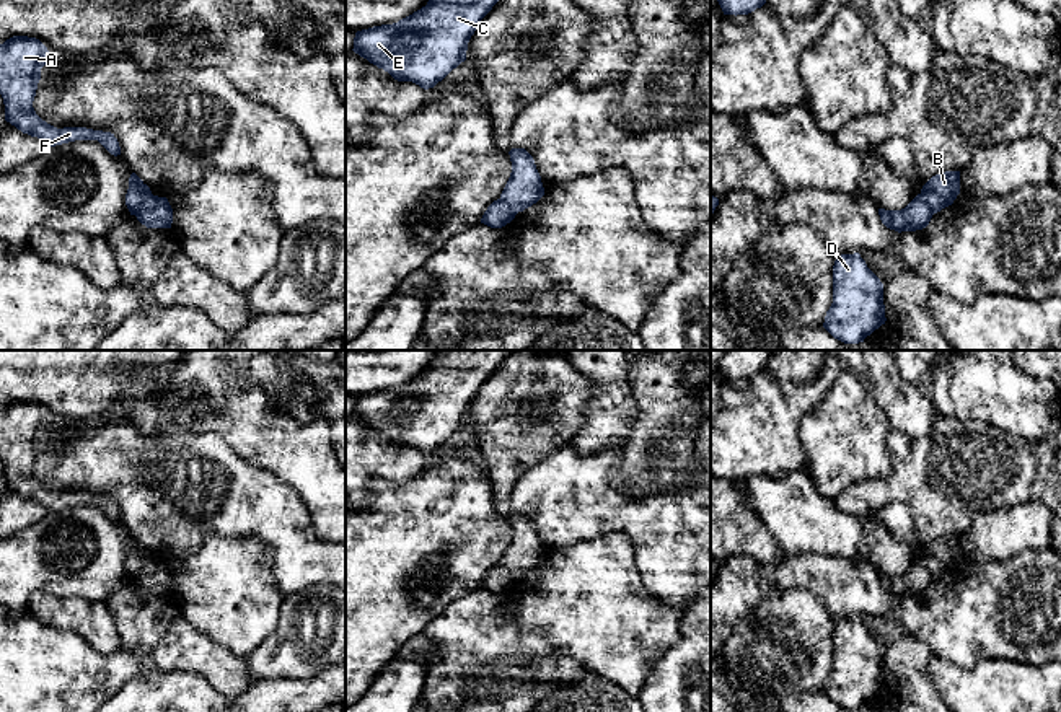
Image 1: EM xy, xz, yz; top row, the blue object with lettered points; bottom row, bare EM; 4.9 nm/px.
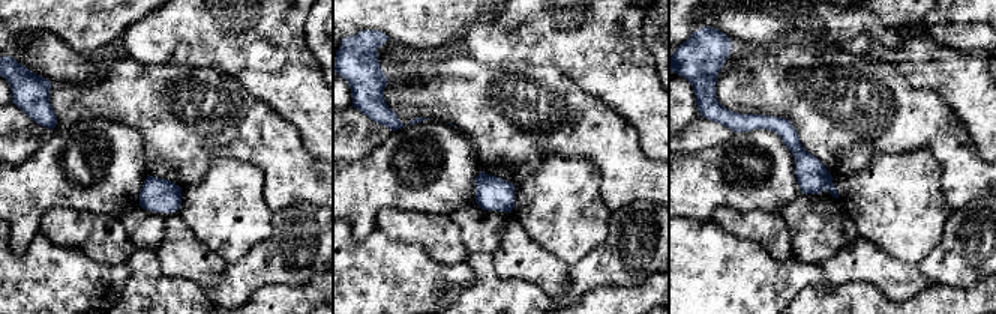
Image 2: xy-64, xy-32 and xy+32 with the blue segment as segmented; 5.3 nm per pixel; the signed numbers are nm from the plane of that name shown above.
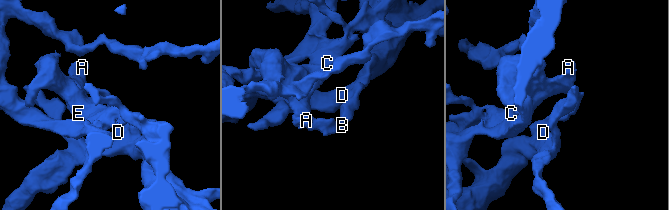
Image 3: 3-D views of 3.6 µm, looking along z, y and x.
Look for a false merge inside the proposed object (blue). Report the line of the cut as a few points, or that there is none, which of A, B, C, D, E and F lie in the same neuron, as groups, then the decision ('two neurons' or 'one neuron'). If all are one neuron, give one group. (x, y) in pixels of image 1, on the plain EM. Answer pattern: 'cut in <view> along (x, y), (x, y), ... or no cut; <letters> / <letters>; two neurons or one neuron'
cut in xy along (152, 559), (136, 580); A B C E F / D; two neurons

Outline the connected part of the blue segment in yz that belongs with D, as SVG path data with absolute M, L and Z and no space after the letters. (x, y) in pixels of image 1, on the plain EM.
M859 618L838 621L833 631L833 668L823 692L844 709L859 709L885 686L880 644Z

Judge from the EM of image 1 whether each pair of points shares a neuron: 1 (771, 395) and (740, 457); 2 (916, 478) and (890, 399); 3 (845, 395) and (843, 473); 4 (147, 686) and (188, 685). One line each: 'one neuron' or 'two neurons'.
1: one neuron
2: two neurons
3: one neuron
4: one neuron

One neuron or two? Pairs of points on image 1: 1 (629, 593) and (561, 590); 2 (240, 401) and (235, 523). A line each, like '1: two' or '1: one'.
1: one
2: two

